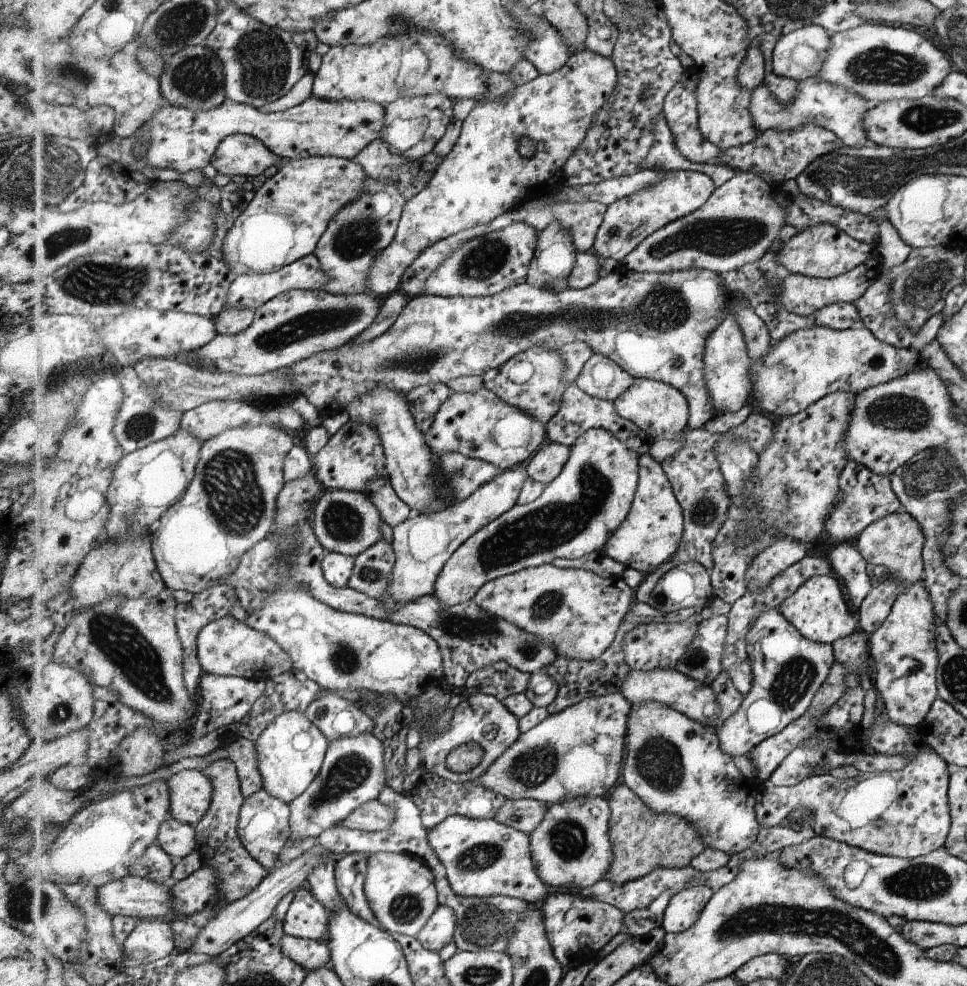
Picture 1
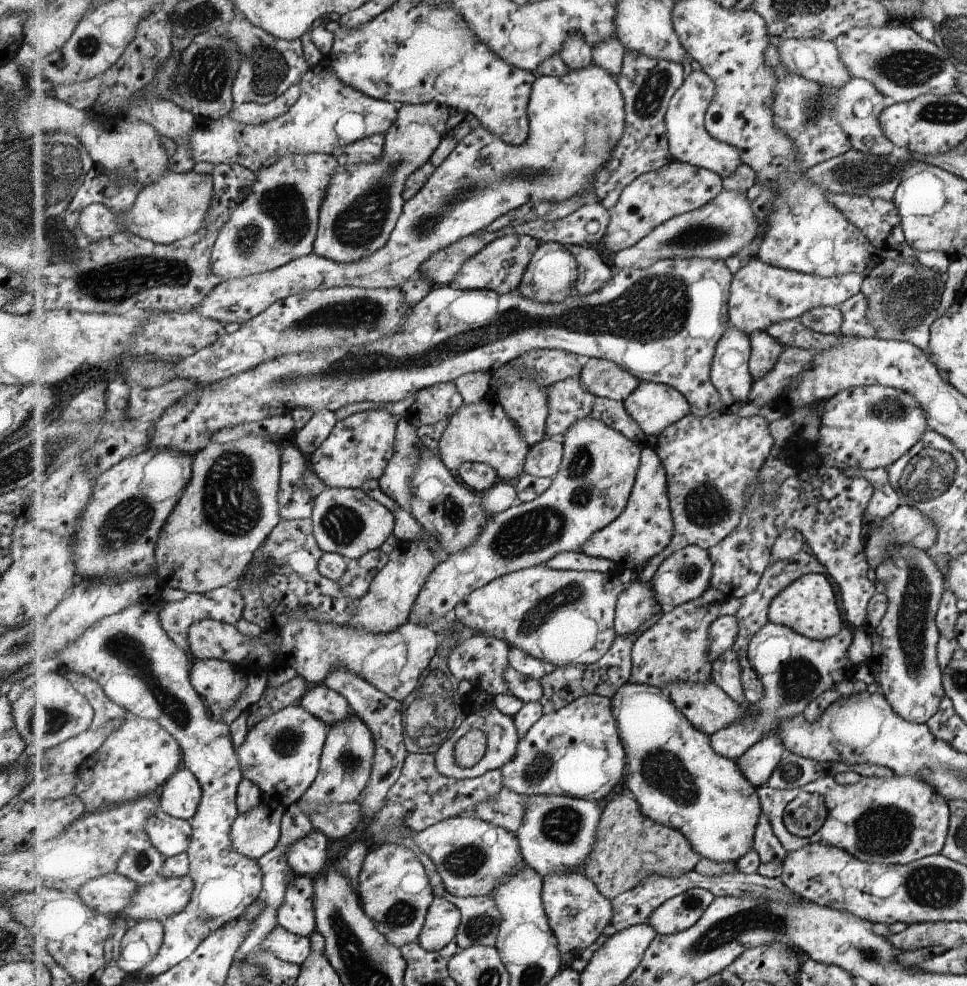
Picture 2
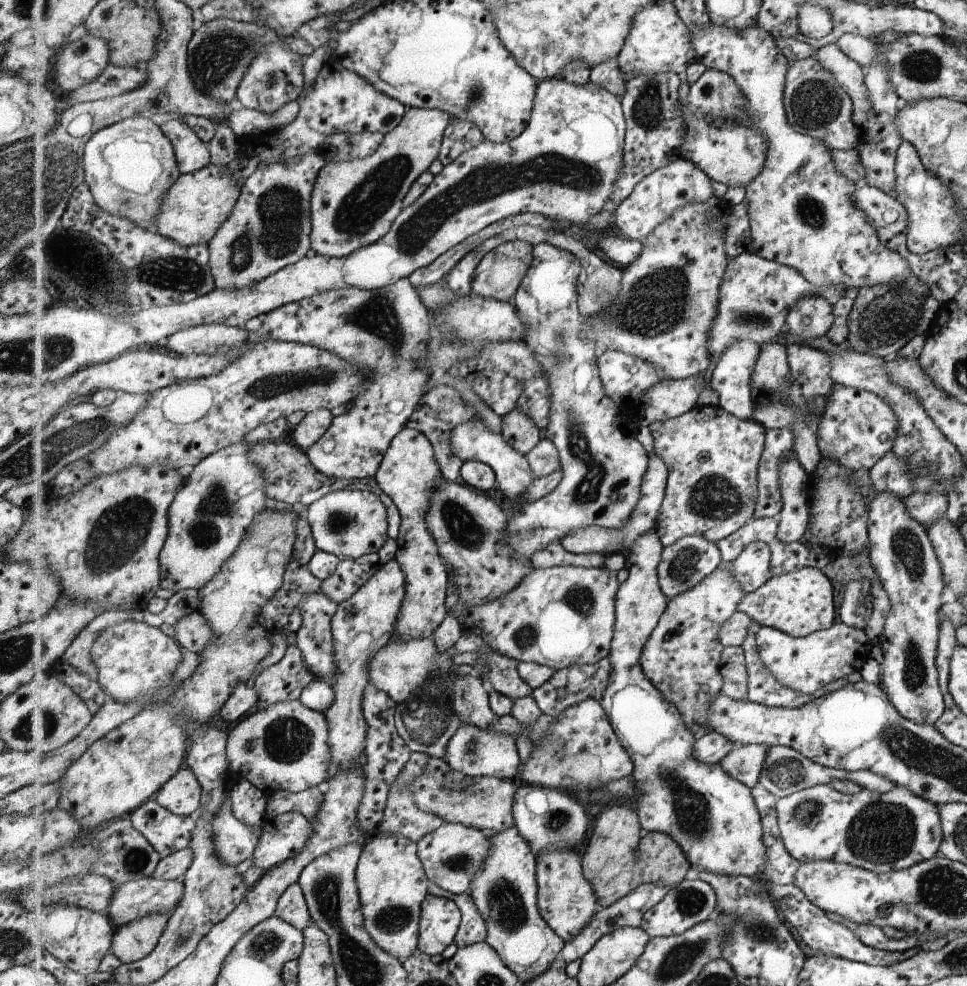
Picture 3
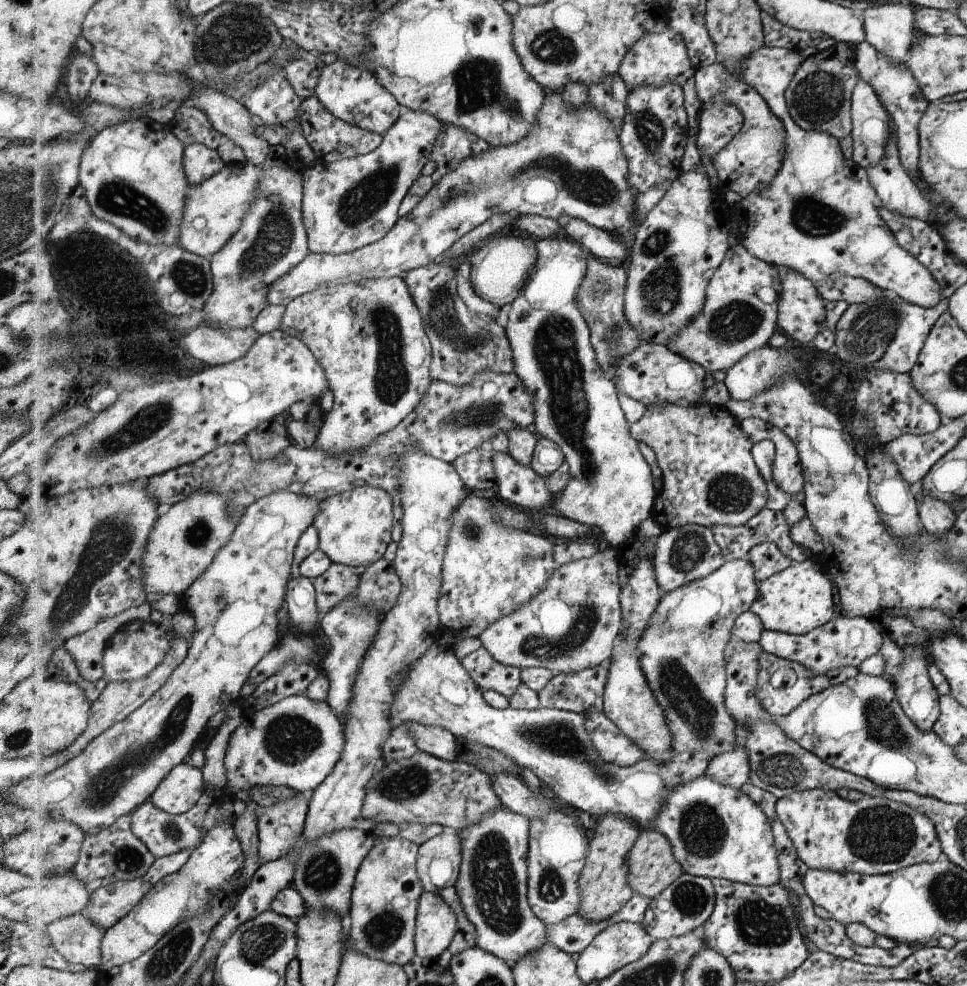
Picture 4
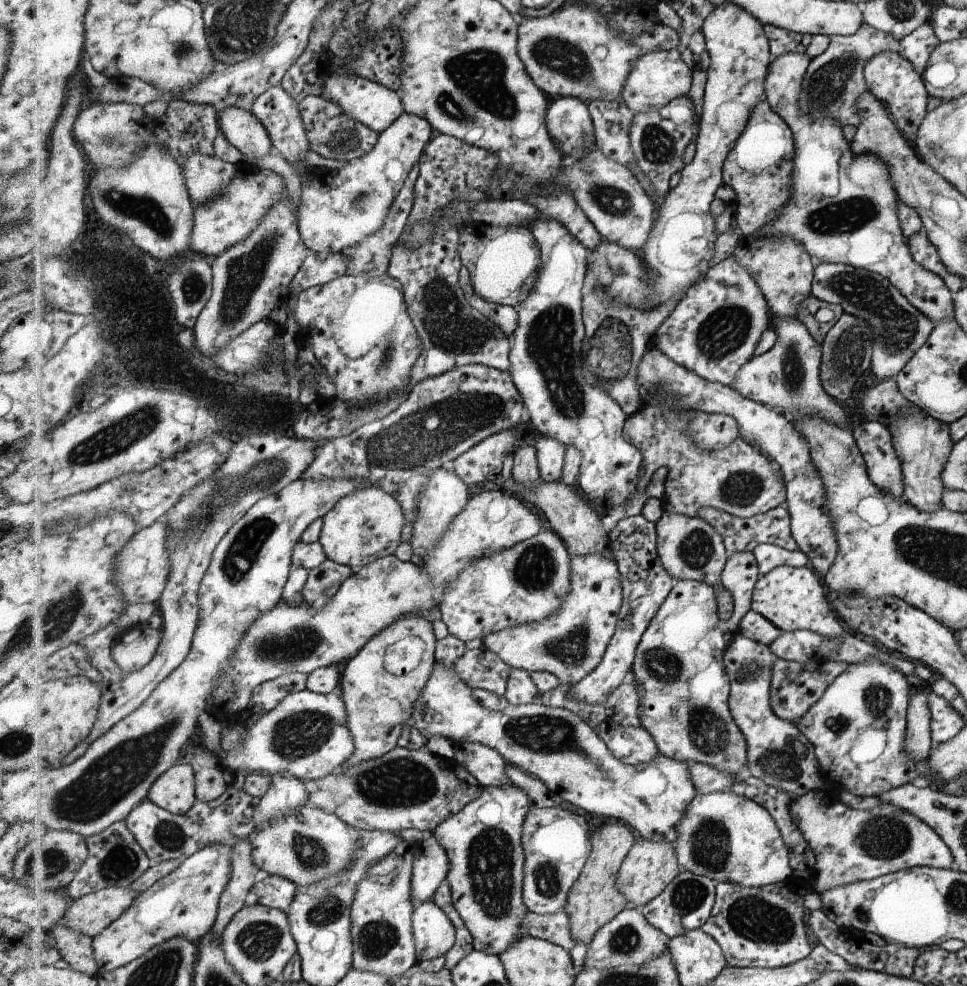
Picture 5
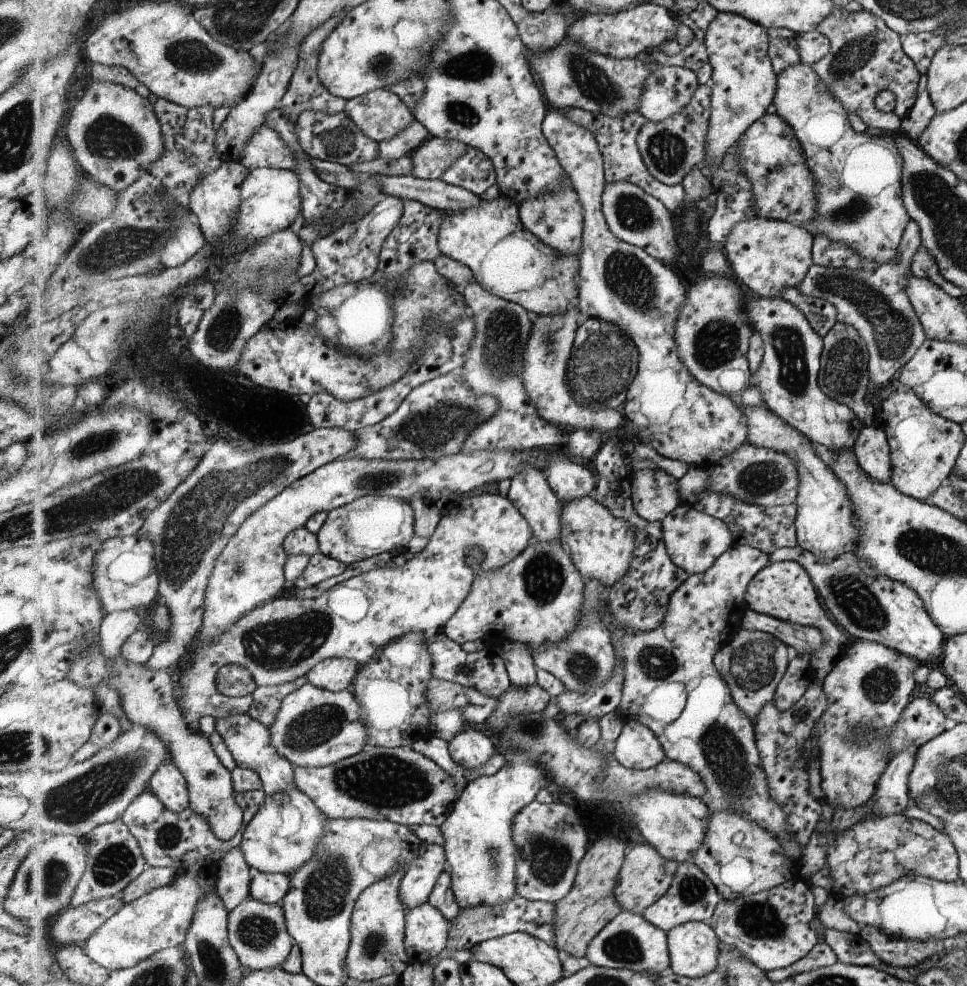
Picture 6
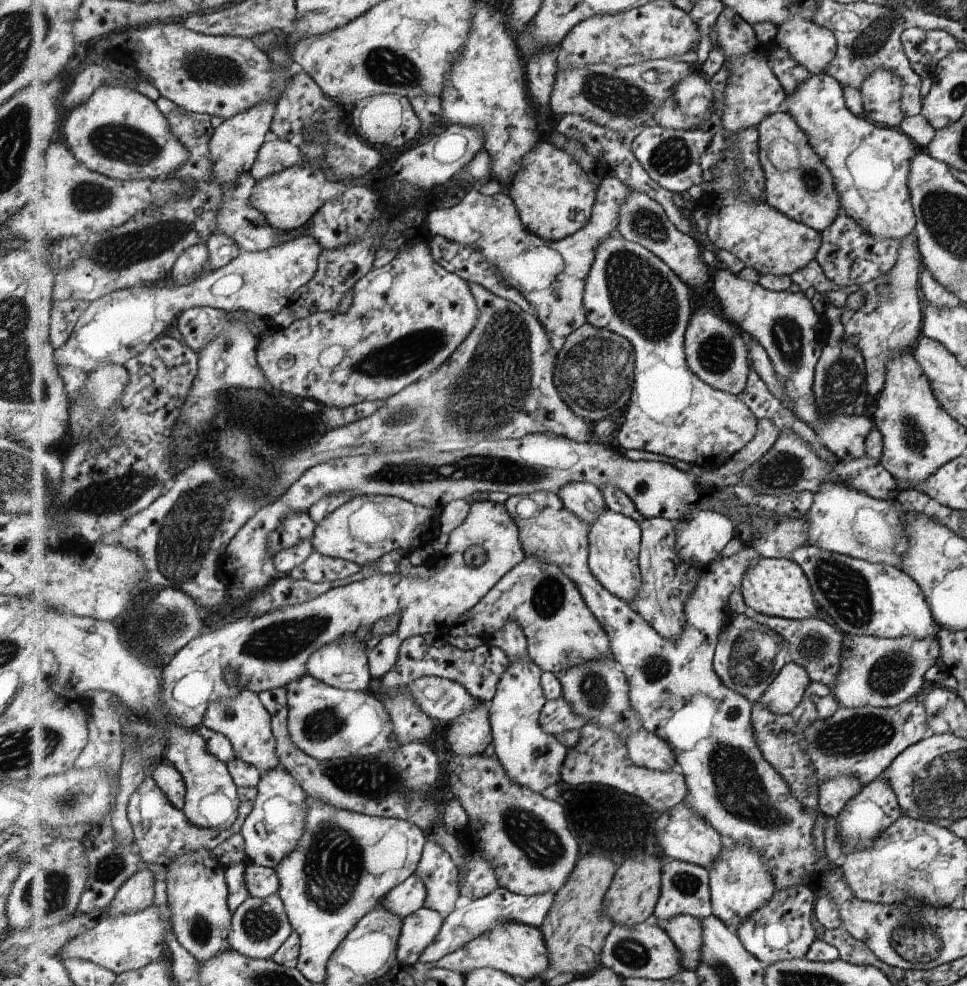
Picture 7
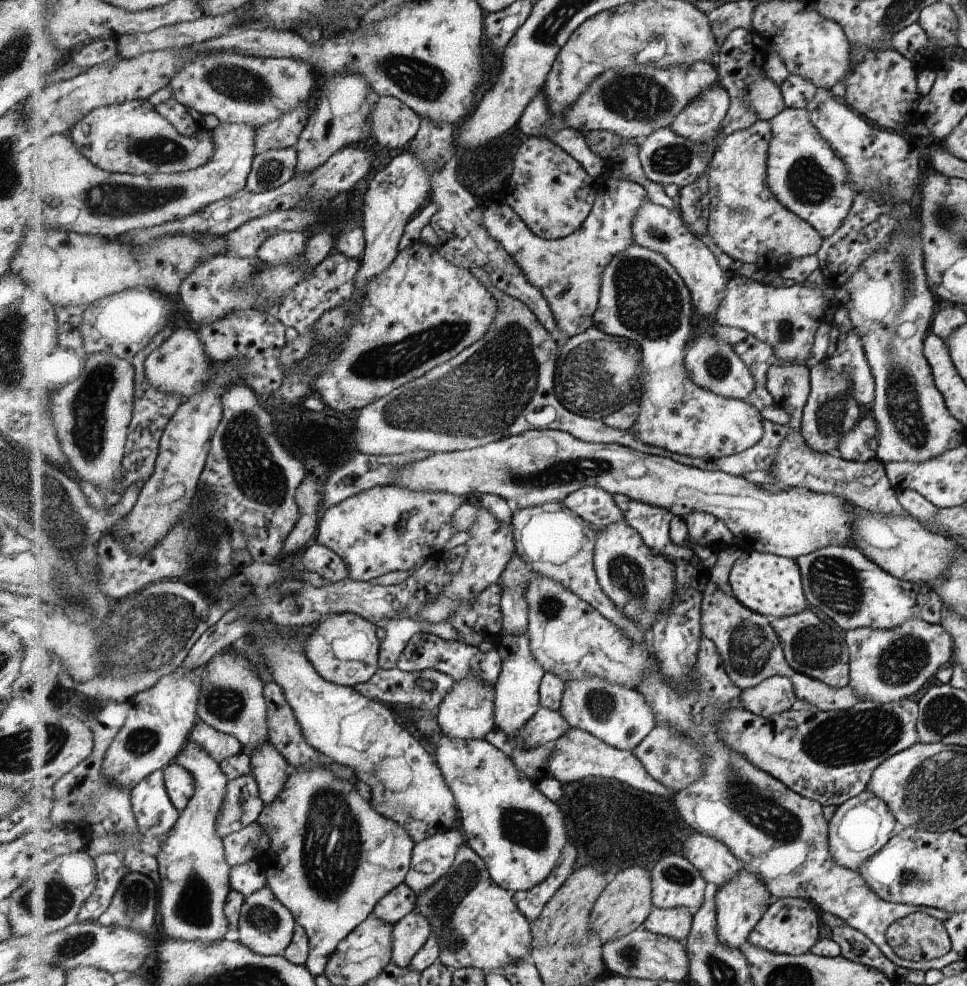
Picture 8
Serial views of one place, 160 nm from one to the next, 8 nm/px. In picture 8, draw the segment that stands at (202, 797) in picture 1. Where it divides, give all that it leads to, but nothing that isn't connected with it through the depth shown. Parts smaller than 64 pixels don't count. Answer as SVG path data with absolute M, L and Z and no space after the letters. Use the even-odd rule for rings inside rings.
M172 762L164 769L164 777L173 804L183 812L196 793L194 774L179 763Z

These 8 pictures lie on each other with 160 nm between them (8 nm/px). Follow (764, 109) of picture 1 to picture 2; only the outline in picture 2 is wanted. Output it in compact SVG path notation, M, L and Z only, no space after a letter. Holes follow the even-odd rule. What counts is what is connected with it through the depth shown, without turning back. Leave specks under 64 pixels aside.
M853 77L844 87L835 88L838 100L835 116L845 132L850 136L854 148L877 156L891 153L894 146L885 137L878 118L884 108L892 105L894 100L884 97L870 80L859 77Z

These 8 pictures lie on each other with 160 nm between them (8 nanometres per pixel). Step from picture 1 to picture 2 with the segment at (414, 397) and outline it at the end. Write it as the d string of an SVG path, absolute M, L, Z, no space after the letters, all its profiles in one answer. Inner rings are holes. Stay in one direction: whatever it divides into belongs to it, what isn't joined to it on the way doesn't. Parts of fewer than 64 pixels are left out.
M454 382L421 390L405 417L416 426L424 446L439 458L440 442L456 412L465 404Z

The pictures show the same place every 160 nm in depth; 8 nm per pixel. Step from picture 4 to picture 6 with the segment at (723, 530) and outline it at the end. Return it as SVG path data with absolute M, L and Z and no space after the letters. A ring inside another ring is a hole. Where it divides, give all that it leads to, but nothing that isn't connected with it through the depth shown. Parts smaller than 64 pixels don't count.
M707 494L701 499L703 500L699 502L697 508L710 516L723 520L729 526L736 545L750 545L764 551L767 555L781 548L798 546L796 503L765 508L765 506L741 502L729 494Z

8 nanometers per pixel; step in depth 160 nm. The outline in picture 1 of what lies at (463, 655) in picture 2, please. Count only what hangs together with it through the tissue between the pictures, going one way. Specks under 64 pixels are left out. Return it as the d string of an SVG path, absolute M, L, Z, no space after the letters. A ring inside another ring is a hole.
M495 661L471 674L465 686L471 692L481 692L505 700L508 696L524 693L531 675L515 668L509 661Z

